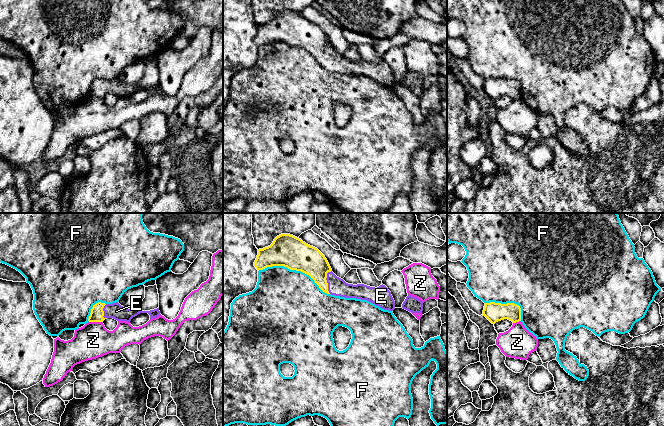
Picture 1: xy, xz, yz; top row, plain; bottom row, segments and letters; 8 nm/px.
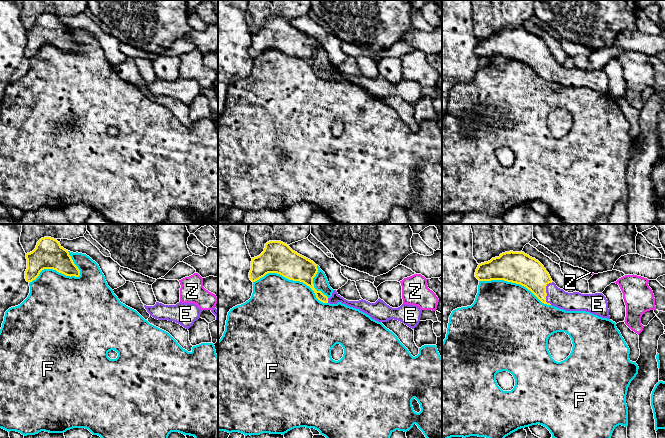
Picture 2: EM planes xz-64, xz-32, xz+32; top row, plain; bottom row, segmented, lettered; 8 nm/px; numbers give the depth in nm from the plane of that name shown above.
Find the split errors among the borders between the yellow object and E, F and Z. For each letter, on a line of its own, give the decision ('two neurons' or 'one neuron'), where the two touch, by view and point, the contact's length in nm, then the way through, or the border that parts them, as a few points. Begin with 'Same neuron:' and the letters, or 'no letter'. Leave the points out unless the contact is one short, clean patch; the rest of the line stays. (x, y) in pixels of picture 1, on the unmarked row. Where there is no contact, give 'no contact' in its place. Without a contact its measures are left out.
Same neuron: E
E: one neuron; meets yellow in xz at (326, 57); contact 190 nm long; runs through xz (305, 34), (326, 57), (336, 62)
F: two neurons; meets yellow in xz at (294, 45); contact 600 nm long
Z: two neurons; meets yellow in xy at (95, 97); contact 100 nm long; border along xy (89, 97), (101, 98)

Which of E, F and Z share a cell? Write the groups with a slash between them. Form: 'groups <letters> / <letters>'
groups E / F / Z

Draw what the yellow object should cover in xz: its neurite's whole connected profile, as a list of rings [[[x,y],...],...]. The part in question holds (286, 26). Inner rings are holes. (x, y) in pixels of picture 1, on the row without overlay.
[[[281,10],[274,15],[270,22],[259,25],[254,42],[258,47],[272,42],[284,42],[290,46],[301,47],[309,51],[319,64],[327,70],[367,76],[384,86],[393,87],[395,85],[395,77],[385,61],[382,60],[375,64],[364,60],[353,61],[346,59],[332,48],[327,35],[317,24],[290,10]]]

